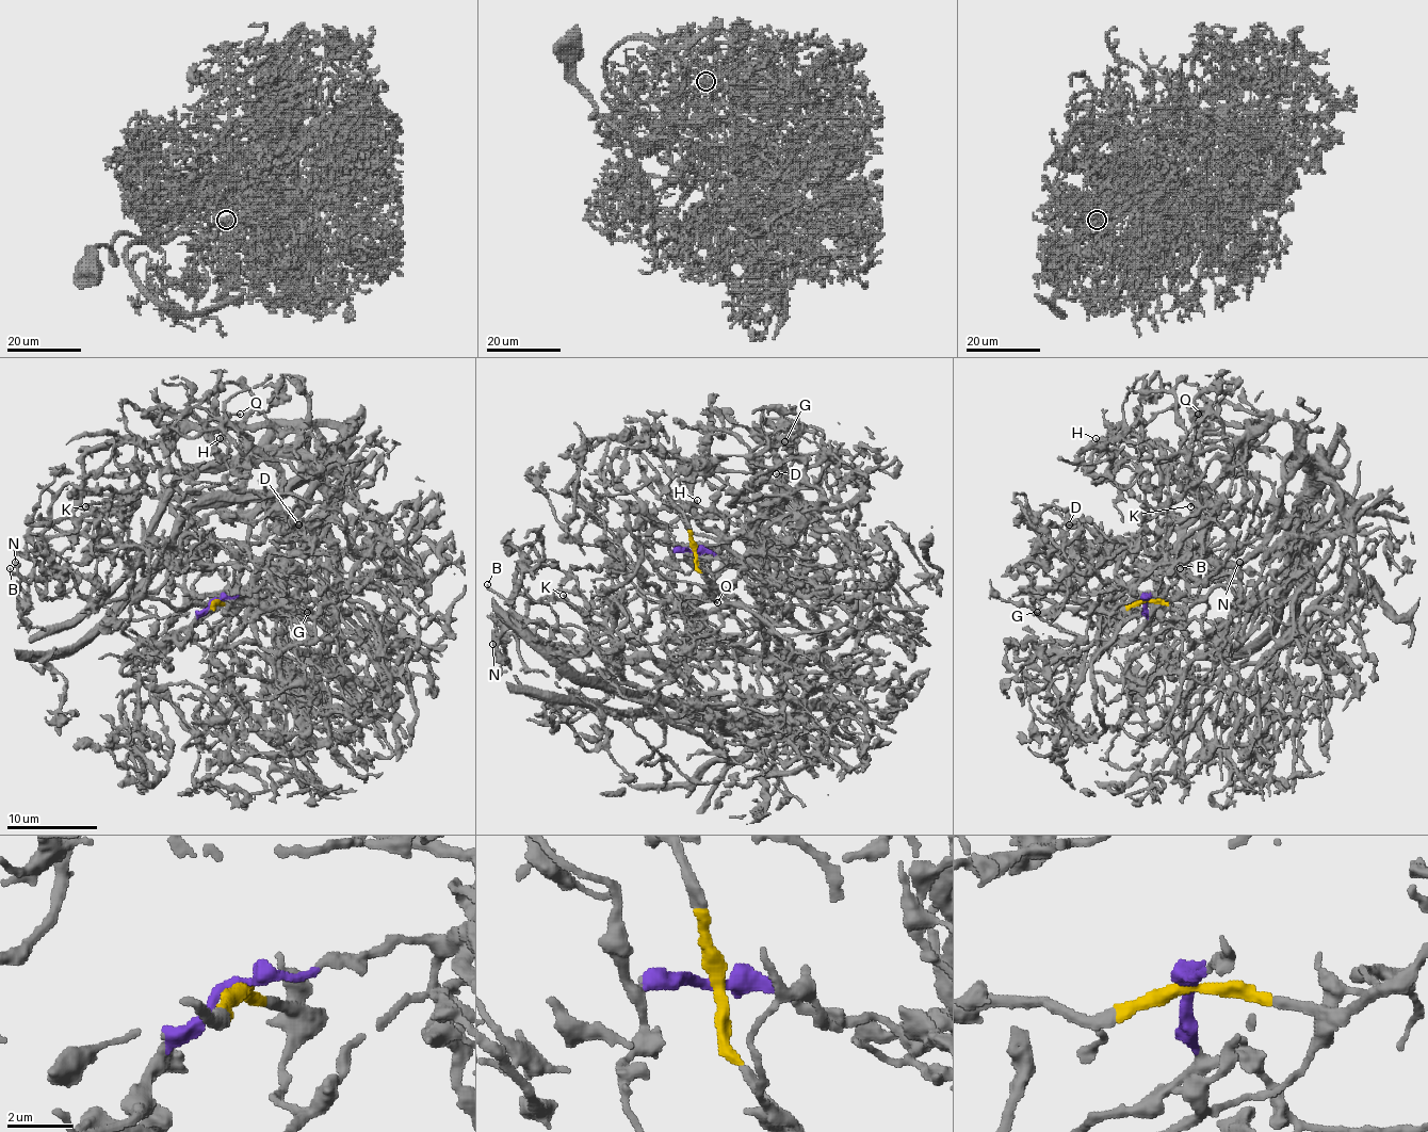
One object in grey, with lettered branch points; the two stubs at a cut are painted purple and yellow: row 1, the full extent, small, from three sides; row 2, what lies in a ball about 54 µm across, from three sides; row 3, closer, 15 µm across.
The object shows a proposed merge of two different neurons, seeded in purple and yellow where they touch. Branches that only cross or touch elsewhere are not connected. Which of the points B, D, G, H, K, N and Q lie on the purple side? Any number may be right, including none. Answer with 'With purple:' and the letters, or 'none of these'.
With purple: B, D, G, H, K, N, Q

